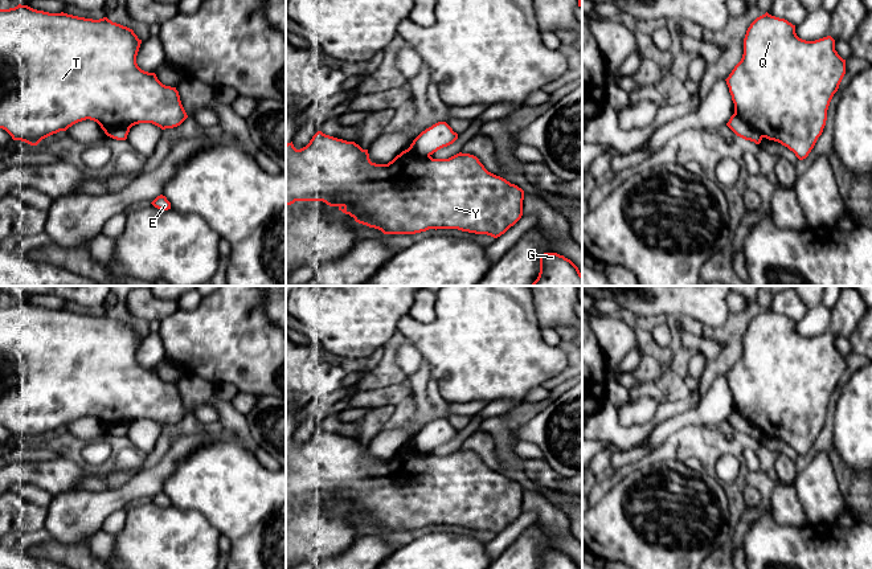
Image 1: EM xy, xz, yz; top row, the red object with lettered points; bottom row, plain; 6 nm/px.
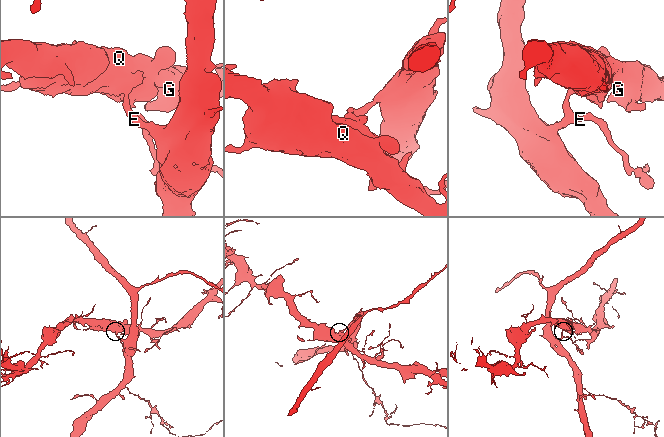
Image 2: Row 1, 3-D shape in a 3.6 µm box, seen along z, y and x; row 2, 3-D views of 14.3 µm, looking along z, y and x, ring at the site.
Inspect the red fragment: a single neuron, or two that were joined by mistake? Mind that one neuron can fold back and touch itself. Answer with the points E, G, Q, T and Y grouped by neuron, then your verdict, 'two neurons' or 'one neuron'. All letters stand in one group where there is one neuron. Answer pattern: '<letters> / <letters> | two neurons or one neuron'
E / G Q T Y | two neurons

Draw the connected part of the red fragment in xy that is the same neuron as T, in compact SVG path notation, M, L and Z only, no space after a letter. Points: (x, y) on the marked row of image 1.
M19 4L0 9L0 128L13 140L37 146L42 139L90 119L107 134L120 126L152 123L161 130L187 118L176 87L163 85L155 73L142 70L136 56L142 40L132 29L107 17L93 20L67 13L49 13Z

